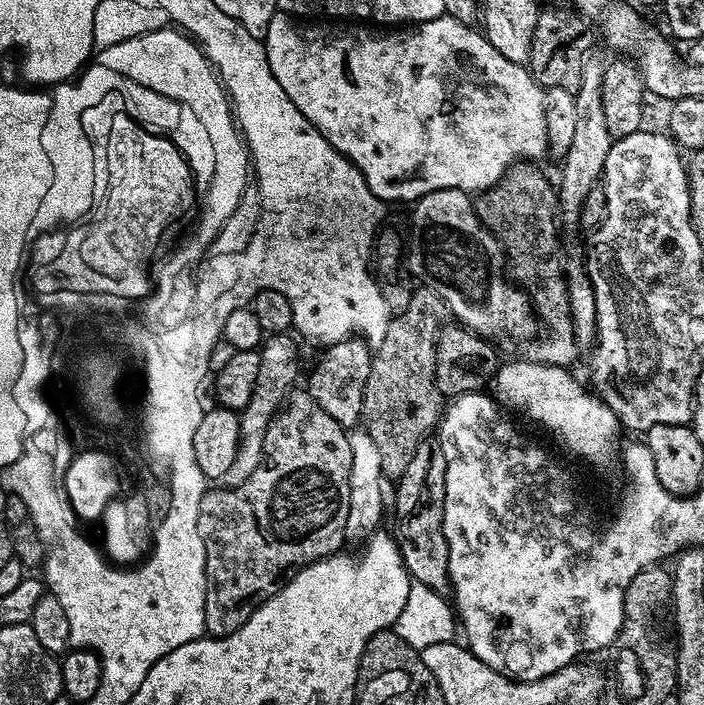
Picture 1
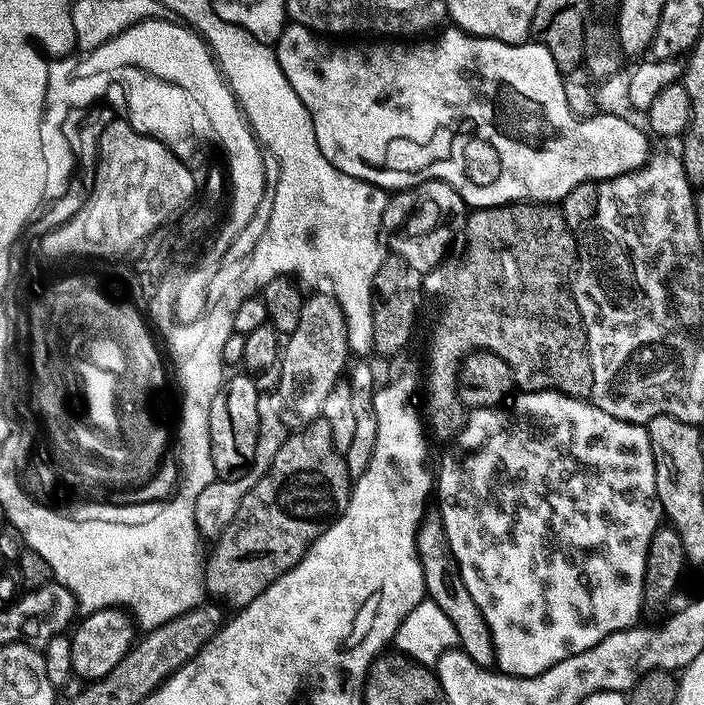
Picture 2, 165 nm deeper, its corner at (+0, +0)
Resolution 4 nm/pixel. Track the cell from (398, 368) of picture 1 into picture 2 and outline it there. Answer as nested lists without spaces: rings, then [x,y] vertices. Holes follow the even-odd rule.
[[[521,202],[519,204],[501,204],[499,208],[477,208],[475,210],[469,211],[467,213],[468,221],[464,224],[464,257],[461,258],[460,264],[451,264],[451,262],[445,262],[439,264],[437,268],[432,269],[431,272],[423,273],[423,287],[426,289],[427,295],[428,292],[432,296],[436,296],[436,300],[440,303],[440,309],[436,312],[436,321],[432,324],[432,333],[428,336],[428,381],[425,384],[422,384],[422,392],[424,388],[424,408],[422,404],[422,416],[426,421],[427,431],[430,433],[431,439],[444,440],[443,442],[451,442],[455,440],[457,434],[462,430],[464,425],[464,418],[466,415],[466,409],[464,403],[458,398],[458,390],[456,389],[458,374],[460,373],[460,361],[464,359],[465,356],[470,355],[472,352],[493,352],[498,354],[498,358],[502,358],[502,362],[506,362],[510,366],[514,377],[514,384],[517,389],[520,388],[524,392],[541,392],[541,394],[547,394],[550,392],[561,392],[567,396],[579,396],[581,398],[591,397],[592,387],[594,386],[594,370],[590,366],[590,354],[588,353],[588,339],[586,338],[586,330],[584,329],[584,323],[582,322],[582,314],[578,310],[578,302],[574,298],[572,293],[572,277],[576,270],[576,258],[577,258],[577,237],[574,233],[569,230],[566,226],[566,222],[562,218],[559,207],[555,203],[551,204],[538,204],[535,202]]]

